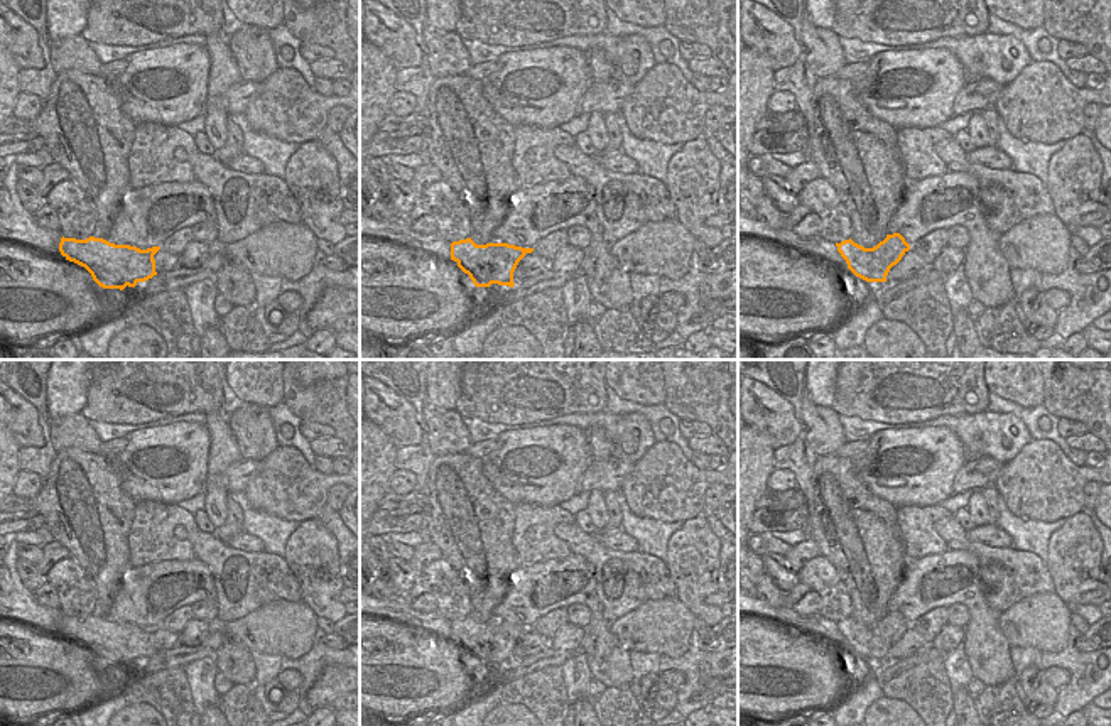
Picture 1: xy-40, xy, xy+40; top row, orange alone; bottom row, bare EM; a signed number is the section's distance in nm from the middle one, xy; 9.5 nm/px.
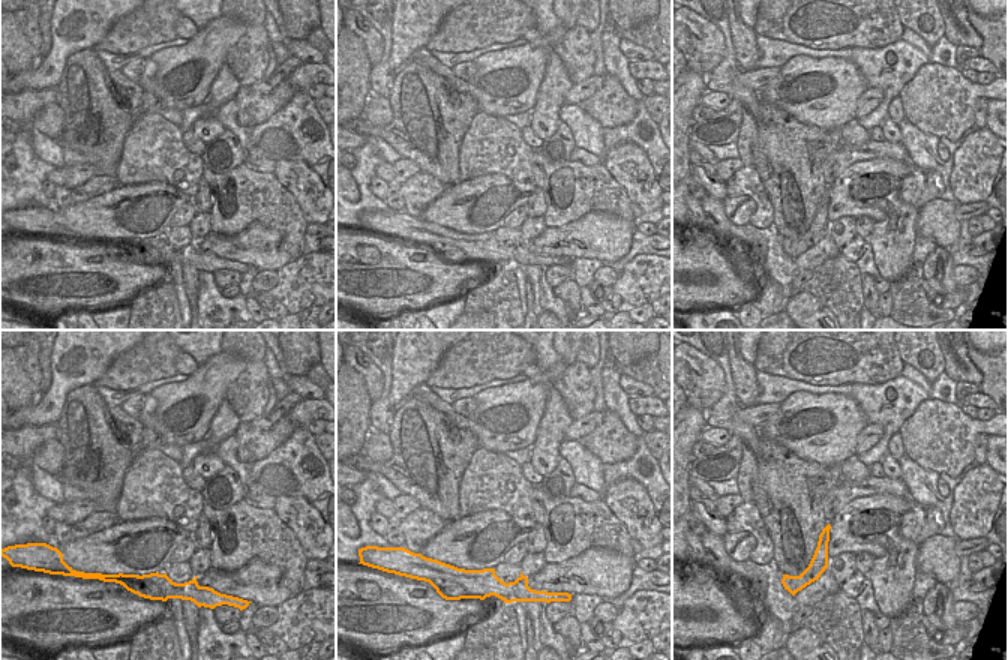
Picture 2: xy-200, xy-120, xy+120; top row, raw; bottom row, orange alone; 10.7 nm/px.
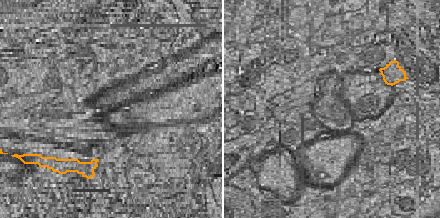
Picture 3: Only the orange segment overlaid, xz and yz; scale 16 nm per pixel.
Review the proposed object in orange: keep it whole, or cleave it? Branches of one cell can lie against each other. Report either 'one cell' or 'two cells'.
two cells

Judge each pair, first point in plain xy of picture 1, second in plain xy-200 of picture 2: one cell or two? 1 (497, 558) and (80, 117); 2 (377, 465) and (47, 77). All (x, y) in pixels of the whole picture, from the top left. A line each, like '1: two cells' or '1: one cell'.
1: one cell
2: two cells

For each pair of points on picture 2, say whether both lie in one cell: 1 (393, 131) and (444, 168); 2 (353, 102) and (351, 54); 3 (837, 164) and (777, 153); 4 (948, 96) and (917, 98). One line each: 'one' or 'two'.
1: one
2: one
3: two
4: one

